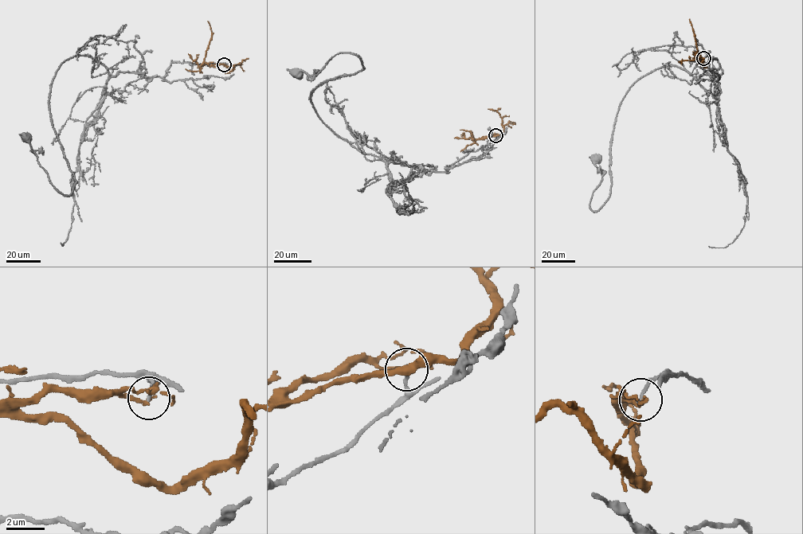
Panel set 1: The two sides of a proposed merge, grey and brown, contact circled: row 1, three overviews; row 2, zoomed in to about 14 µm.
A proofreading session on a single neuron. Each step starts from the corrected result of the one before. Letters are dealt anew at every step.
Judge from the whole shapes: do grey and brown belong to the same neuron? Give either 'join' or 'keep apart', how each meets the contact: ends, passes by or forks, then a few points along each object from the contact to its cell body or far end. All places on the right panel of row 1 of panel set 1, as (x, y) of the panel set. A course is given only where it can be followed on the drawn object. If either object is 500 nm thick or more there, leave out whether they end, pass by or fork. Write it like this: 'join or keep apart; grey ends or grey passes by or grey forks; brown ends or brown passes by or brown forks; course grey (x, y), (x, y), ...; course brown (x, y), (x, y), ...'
keep apart; grey ends; brown ends; course grey (703, 58), (722, 74), (697, 80), (670, 65), (629, 88), (609, 197), (592, 211), (597, 158); course brown (703, 58), (702, 60), (700, 57), (689, 18)

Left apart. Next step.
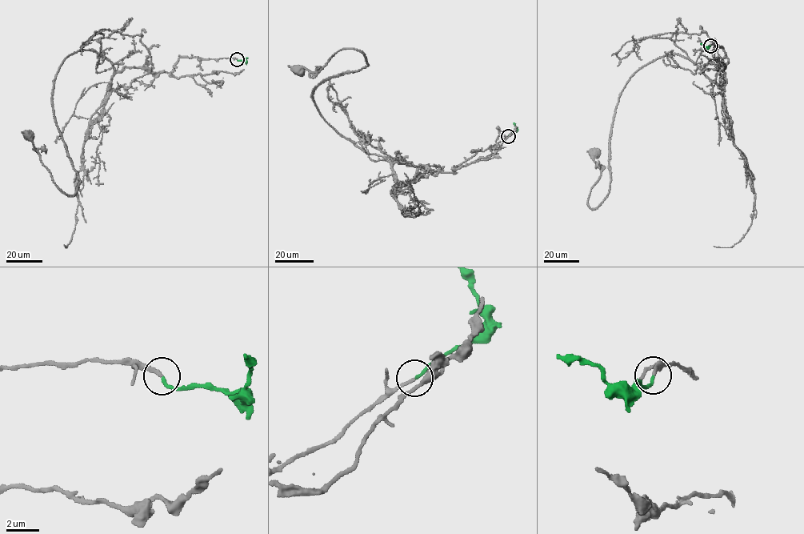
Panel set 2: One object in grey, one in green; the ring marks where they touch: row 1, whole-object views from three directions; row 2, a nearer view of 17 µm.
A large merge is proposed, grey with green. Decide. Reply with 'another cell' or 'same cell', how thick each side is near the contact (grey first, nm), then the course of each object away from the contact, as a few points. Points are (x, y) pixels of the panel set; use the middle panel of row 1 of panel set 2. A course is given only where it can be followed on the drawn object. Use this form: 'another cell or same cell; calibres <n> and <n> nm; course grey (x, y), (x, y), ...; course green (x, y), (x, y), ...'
same cell; calibres 200 and 200 nm; course grey (508, 135), (454, 174), (392, 162), (336, 132), (313, 97), (368, 65), (362, 53), (298, 73); course green (508, 135), (516, 129), (513, 122)

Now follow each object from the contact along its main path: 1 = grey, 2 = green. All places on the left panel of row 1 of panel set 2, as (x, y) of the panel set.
1: (237, 59), (150, 73), (69, 54), (52, 98), (72, 195), (27, 135)
2: (237, 59), (246, 61), (246, 57)

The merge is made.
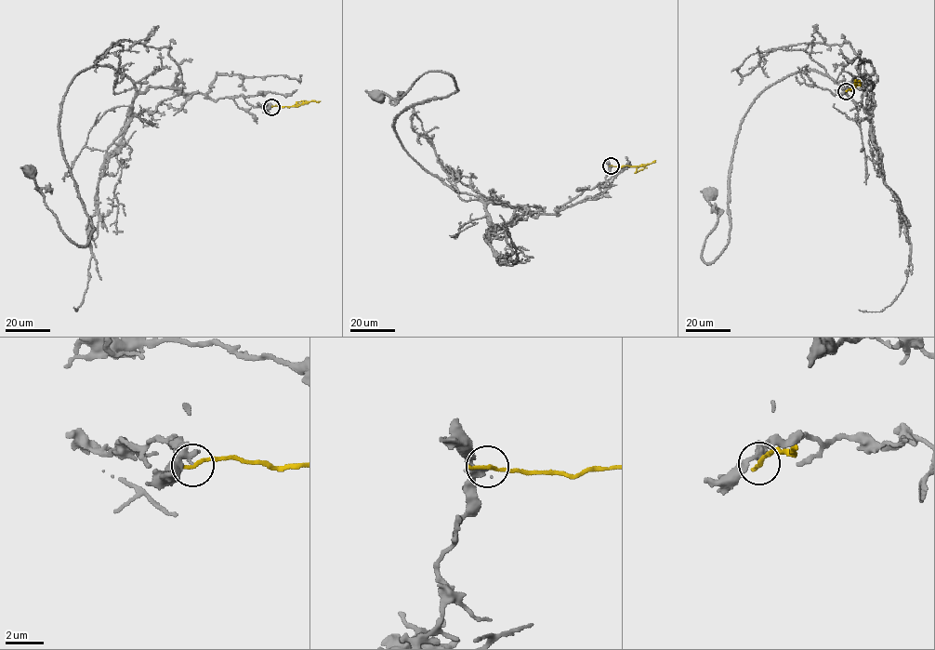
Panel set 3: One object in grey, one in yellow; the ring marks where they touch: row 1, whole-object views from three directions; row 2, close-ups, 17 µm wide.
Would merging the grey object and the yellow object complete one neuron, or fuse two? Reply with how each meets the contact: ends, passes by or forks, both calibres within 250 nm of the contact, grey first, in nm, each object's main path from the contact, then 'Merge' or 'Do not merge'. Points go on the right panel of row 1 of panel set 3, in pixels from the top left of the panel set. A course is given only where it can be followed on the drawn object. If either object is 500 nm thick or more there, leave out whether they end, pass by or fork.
At the ring grey passes by. At the ring yellow passes by. Thickness 260 nm (grey) against 180 nm. Course of grey: (847, 91), (875, 82), (844, 89), (808, 70), (758, 96), (734, 148), (728, 245), (704, 262), (712, 193). Course of yellow: (847, 91), (855, 87), (855, 80). Do not merge

